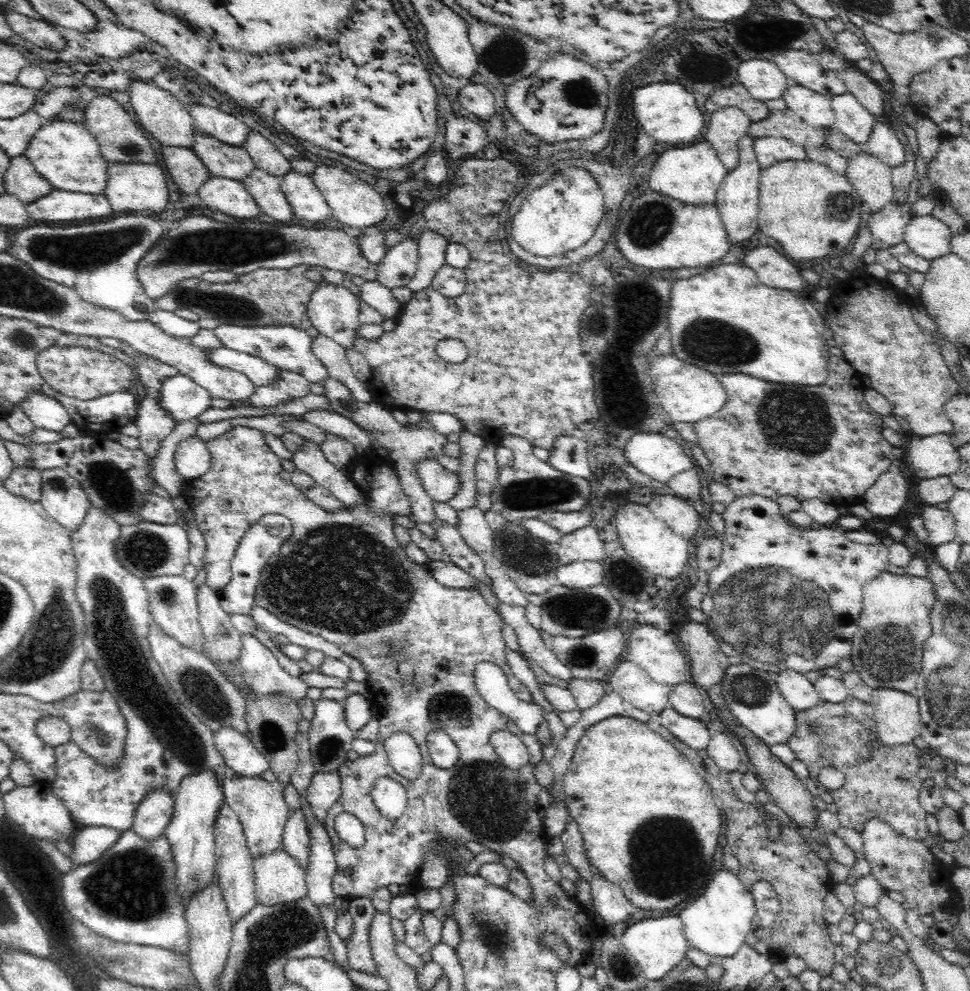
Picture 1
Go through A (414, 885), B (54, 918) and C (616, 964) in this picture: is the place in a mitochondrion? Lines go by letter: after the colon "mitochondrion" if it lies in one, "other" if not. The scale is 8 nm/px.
A: other
B: other
C: mitochondrion

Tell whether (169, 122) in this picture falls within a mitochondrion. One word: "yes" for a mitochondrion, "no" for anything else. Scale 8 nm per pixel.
no

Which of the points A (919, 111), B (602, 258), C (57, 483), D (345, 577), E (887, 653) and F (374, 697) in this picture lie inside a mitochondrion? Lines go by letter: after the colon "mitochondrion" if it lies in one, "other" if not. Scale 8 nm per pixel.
A: other
B: other
C: mitochondrion
D: mitochondrion
E: mitochondrion
F: other

